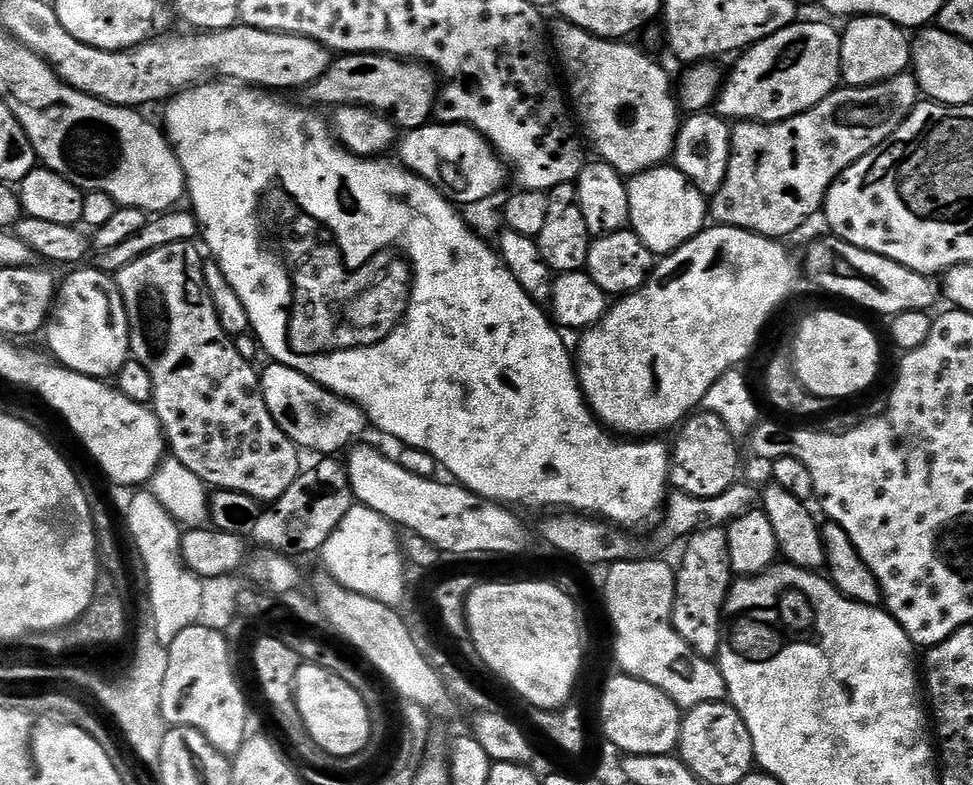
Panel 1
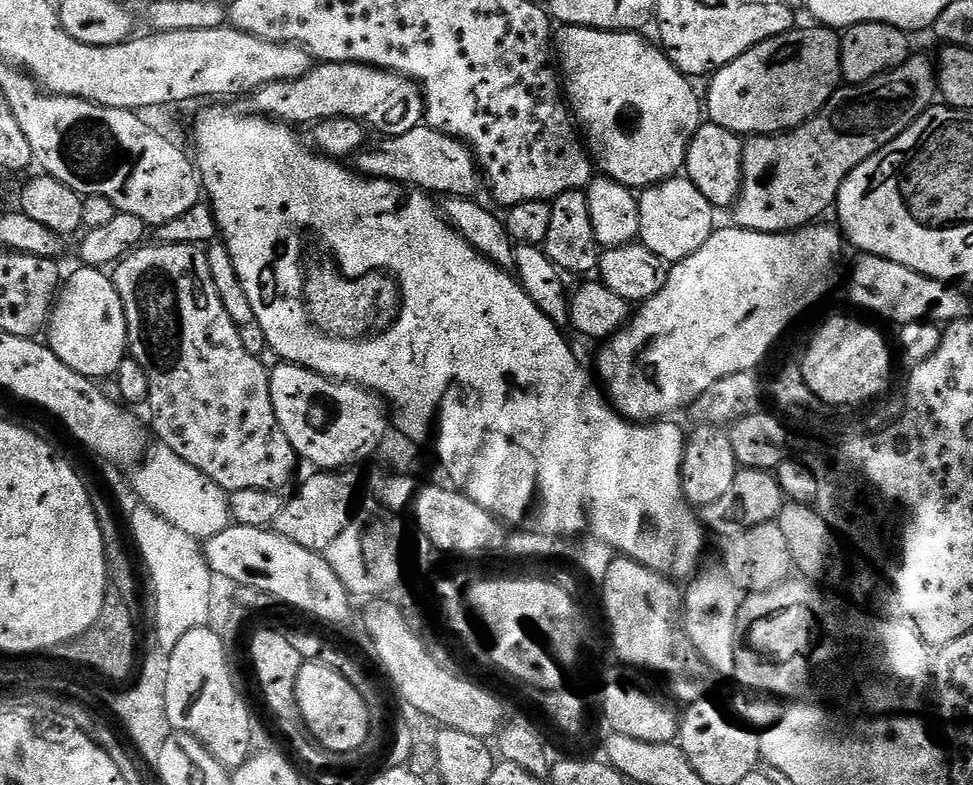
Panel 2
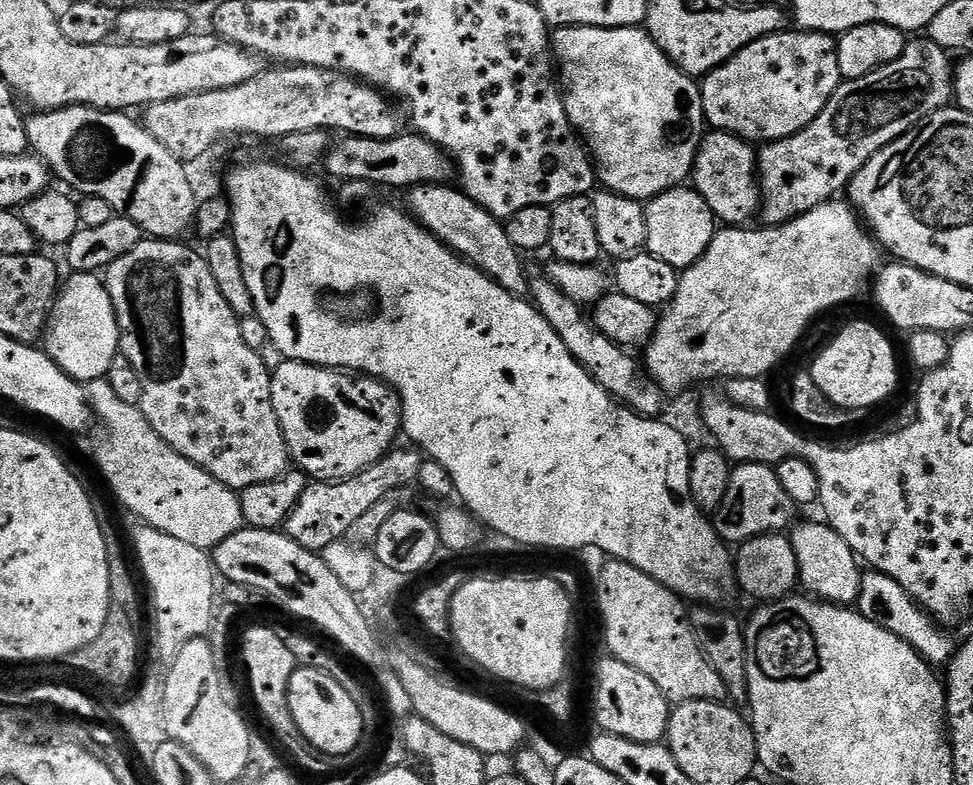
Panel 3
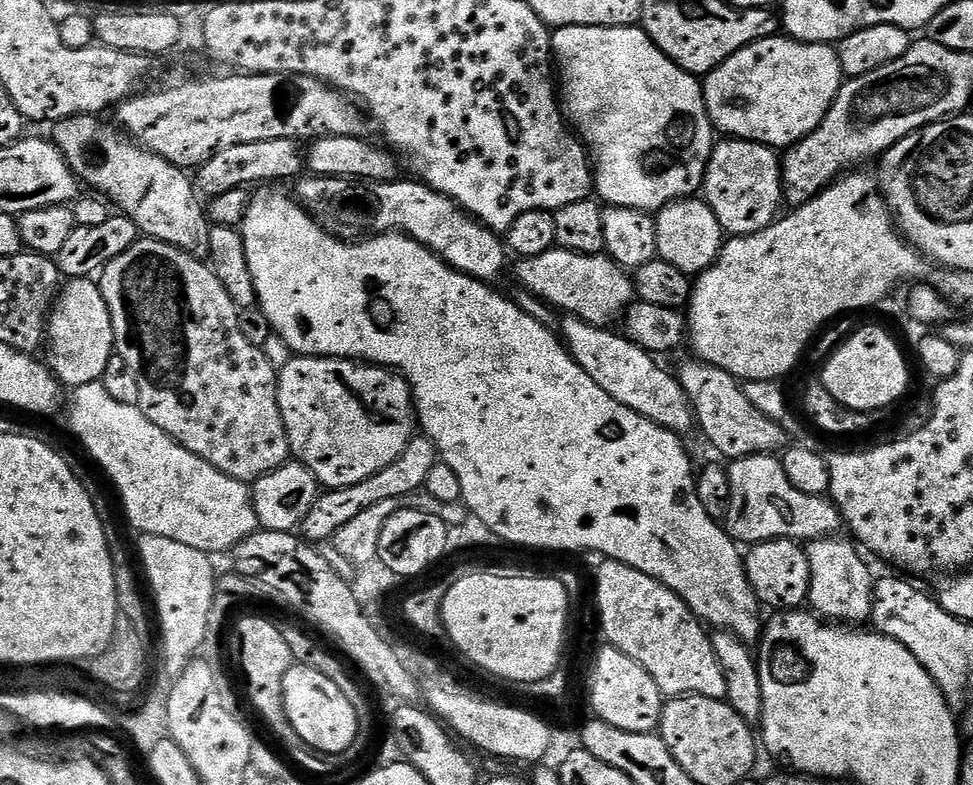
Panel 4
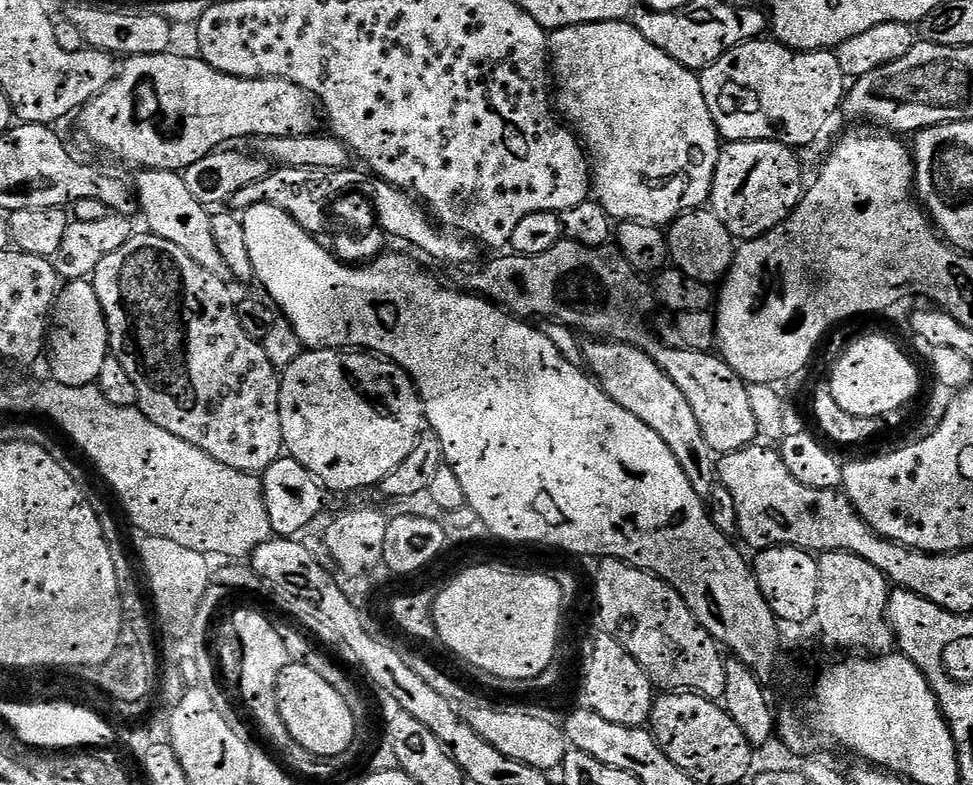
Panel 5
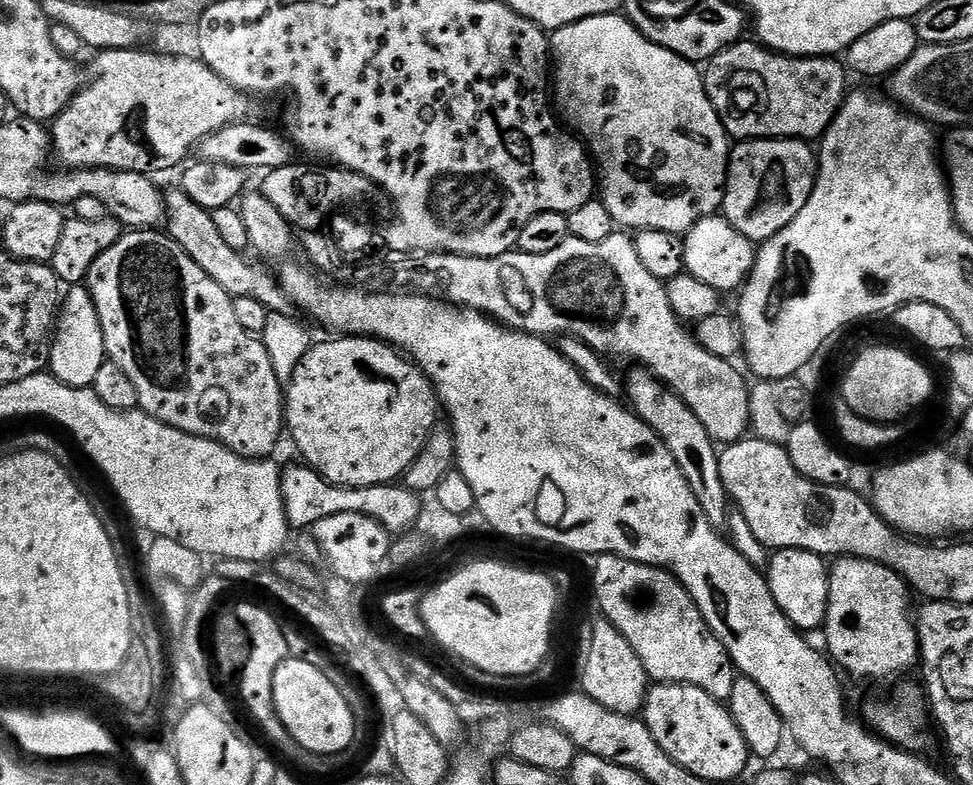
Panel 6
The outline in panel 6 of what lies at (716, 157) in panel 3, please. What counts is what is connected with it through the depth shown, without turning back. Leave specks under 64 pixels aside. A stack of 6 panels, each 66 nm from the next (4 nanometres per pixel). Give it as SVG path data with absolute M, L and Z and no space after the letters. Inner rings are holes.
M745 140L737 143L728 158L722 215L730 222L730 226L734 226L734 230L738 230L748 240L763 242L774 238L778 230L798 218L798 210L806 206L812 187L816 185L817 175L818 156L811 143L803 140Z

